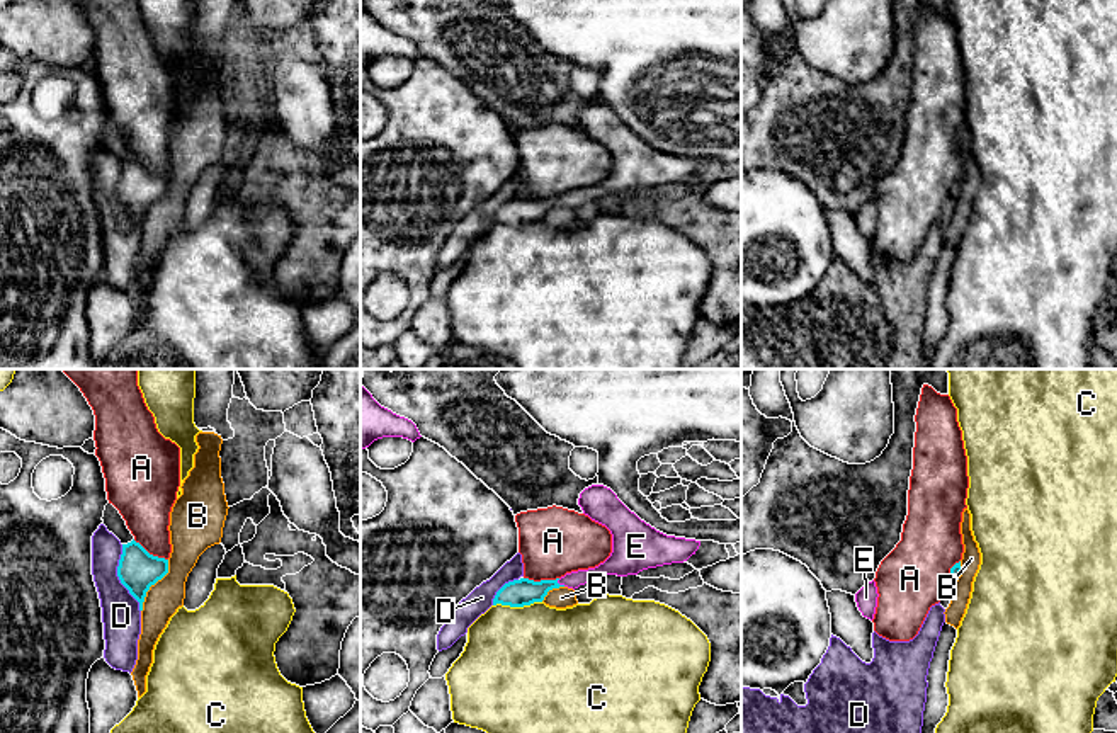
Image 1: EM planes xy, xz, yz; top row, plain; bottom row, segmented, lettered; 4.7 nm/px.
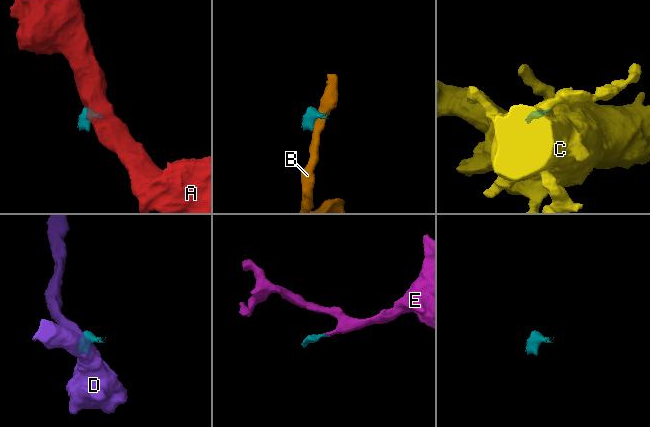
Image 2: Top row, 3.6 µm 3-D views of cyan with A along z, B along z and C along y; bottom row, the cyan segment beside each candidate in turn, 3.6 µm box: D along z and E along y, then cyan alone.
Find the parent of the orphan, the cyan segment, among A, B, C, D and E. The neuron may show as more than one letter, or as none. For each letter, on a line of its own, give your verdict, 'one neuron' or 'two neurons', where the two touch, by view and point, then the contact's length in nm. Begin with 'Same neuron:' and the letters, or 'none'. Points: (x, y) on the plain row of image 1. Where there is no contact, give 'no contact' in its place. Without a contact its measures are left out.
Same neuron: E
A: two neurons; meets cyan in xz at (541, 199); contact 170 nm long
B: two neurons; meets cyan in xy at (152, 203); contact 280 nm long
C: two neurons; meets cyan in xz at (517, 225); contact 240 nm long
D: two neurons; meets cyan in xy at (119, 198); contact 340 nm long
E: one neuron; meets cyan in xz at (561, 204); contact 50 nm long

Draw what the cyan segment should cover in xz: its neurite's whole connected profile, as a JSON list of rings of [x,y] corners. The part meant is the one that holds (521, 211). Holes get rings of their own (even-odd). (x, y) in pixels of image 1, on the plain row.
[[[592,104],[580,112],[578,124],[592,139],[605,145],[612,153],[610,175],[595,187],[566,192],[556,199],[534,201],[520,197],[505,202],[495,214],[493,224],[524,226],[542,221],[549,209],[585,202],[617,194],[638,194],[643,189],[672,182],[683,182],[700,165],[700,160],[666,155],[631,131],[617,114],[604,105]]]

